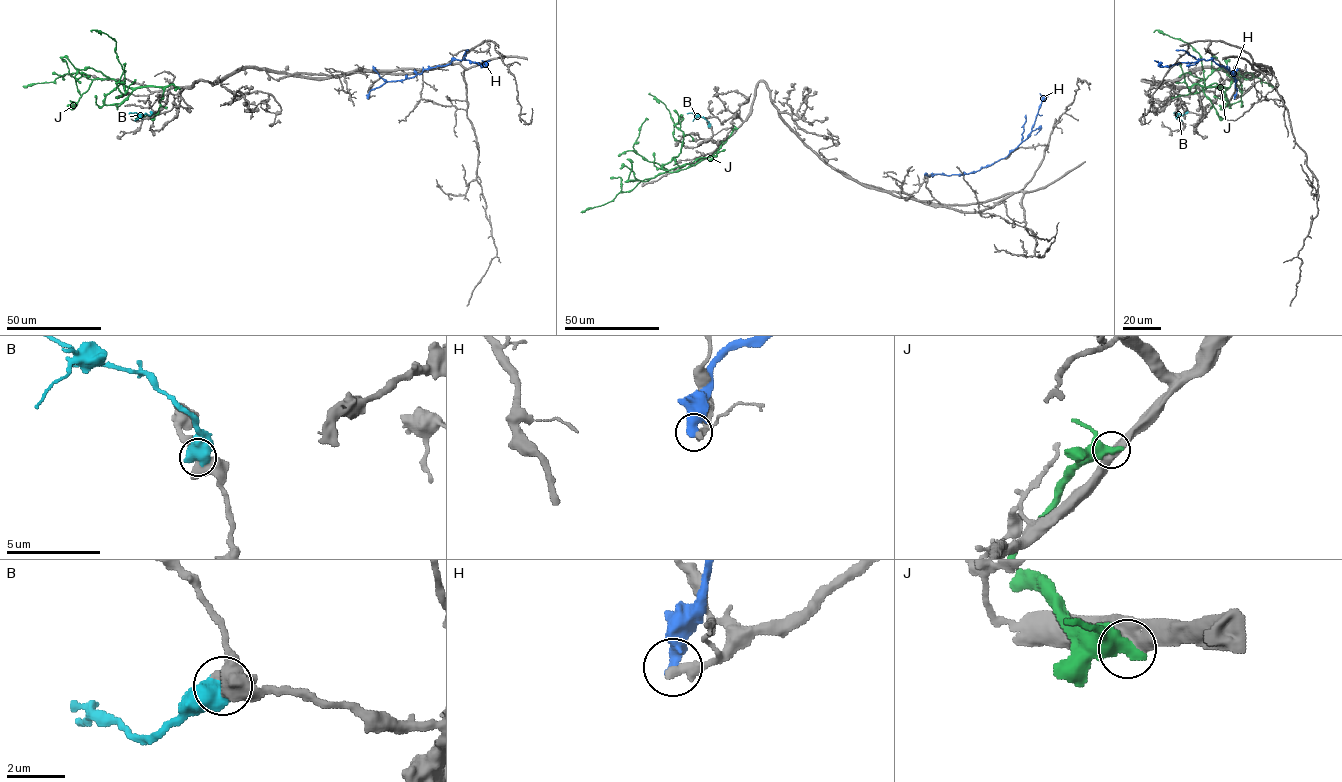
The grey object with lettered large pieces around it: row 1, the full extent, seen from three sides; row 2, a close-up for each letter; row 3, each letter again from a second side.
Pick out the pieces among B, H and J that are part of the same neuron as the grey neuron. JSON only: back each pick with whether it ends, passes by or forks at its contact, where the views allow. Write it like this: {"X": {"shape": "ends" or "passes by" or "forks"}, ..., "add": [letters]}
{"add": []}

